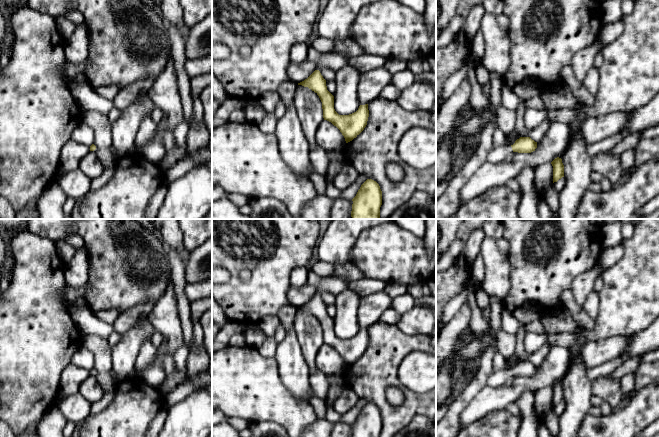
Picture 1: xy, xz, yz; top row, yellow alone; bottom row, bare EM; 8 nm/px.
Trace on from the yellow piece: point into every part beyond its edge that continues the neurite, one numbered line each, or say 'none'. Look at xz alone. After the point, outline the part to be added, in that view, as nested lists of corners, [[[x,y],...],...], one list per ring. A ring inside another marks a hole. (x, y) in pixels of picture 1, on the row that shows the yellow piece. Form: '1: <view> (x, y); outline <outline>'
1: xz (333, 60); outline [[[334,51],[321,53],[321,56],[317,61],[316,70],[320,71],[322,68],[327,67],[337,72],[344,67],[346,63],[347,58]]]

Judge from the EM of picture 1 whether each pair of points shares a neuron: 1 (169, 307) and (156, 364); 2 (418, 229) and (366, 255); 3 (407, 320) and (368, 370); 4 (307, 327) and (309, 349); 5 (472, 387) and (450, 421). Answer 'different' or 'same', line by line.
1: same
2: different
3: different
4: same
5: same

